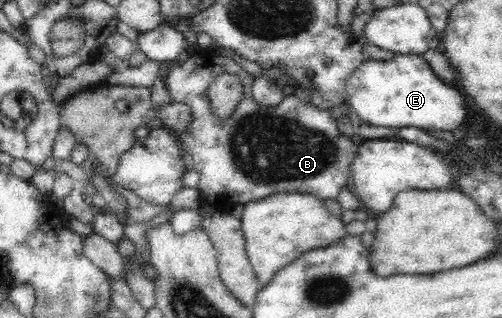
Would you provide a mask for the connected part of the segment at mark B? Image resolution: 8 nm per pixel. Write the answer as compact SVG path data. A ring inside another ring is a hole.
M209 48L199 49L195 56L182 65L175 65L167 73L165 86L171 95L171 99L187 105L191 108L193 119L185 131L179 133L182 145L193 156L192 170L199 174L196 188L199 190L200 199L212 211L226 212L238 203L246 203L263 199L267 195L279 192L299 192L315 195L320 200L336 199L343 188L349 188L351 184L351 164L358 153L358 145L343 135L337 128L336 119L331 116L329 110L319 109L305 101L301 97L289 95L276 107L259 105L252 96L252 84L254 77L237 62ZM227 72L235 74L243 83L244 95L241 101L235 105L233 115L229 115L225 121L220 121L212 115L211 104L207 98L207 91L211 81L215 81L216 75Z

